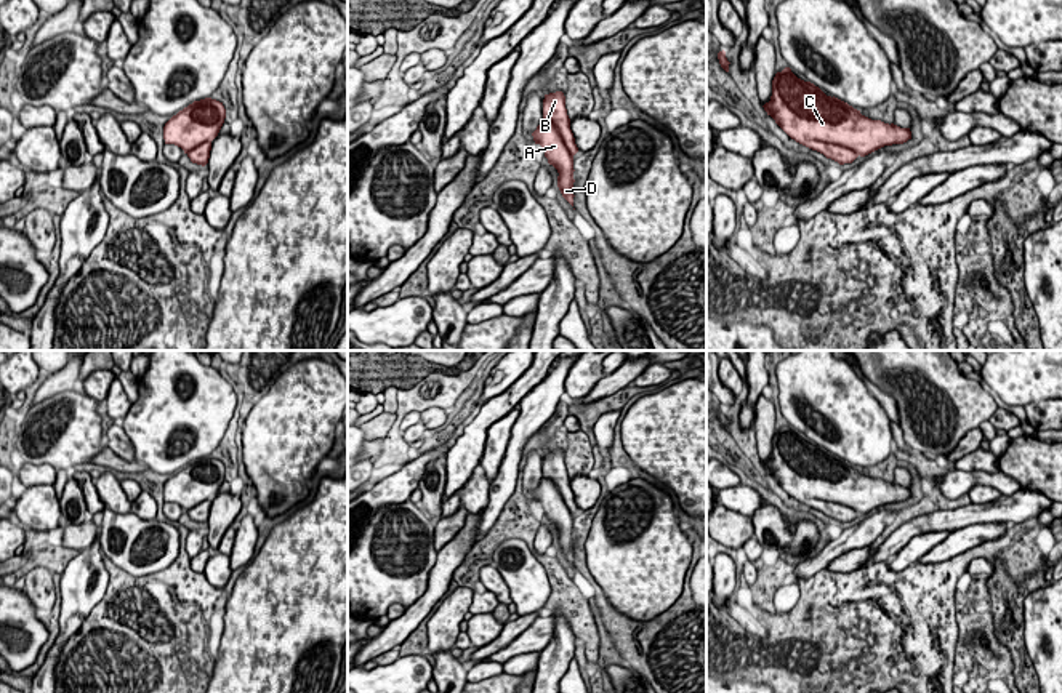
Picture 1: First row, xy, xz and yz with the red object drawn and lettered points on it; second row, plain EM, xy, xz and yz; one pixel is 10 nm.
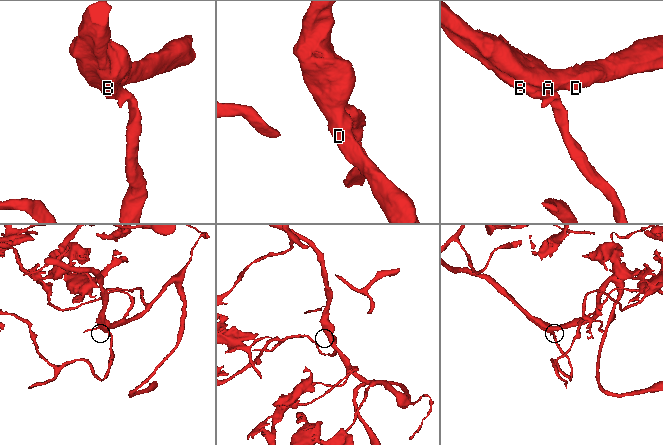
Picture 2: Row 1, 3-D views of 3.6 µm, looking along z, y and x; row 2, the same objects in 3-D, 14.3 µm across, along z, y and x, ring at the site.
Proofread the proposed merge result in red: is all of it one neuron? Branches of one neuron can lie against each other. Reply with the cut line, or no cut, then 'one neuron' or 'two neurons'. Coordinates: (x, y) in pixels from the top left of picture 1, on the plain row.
cut none; one neuron

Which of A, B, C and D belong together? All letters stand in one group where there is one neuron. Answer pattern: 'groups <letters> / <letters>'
groups A B C D

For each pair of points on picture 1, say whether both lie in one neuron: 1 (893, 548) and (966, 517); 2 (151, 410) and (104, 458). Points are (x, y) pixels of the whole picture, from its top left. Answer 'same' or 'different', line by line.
1: same
2: different

